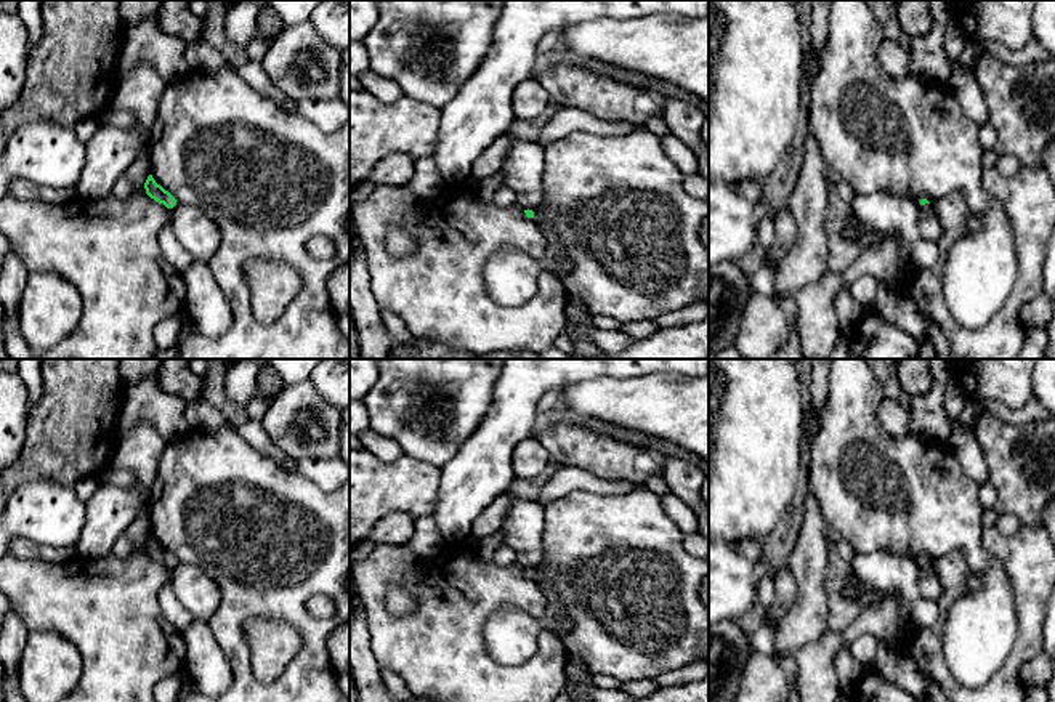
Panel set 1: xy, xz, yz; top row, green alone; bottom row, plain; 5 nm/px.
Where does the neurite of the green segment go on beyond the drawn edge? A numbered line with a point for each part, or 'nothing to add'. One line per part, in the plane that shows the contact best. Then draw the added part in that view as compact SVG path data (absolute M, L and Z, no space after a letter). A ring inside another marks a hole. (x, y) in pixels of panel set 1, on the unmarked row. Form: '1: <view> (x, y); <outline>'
nothing to add

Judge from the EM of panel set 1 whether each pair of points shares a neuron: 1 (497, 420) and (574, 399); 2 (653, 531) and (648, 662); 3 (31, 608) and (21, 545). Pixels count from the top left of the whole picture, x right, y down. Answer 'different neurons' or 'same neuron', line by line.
1: different neurons
2: same neuron
3: different neurons

